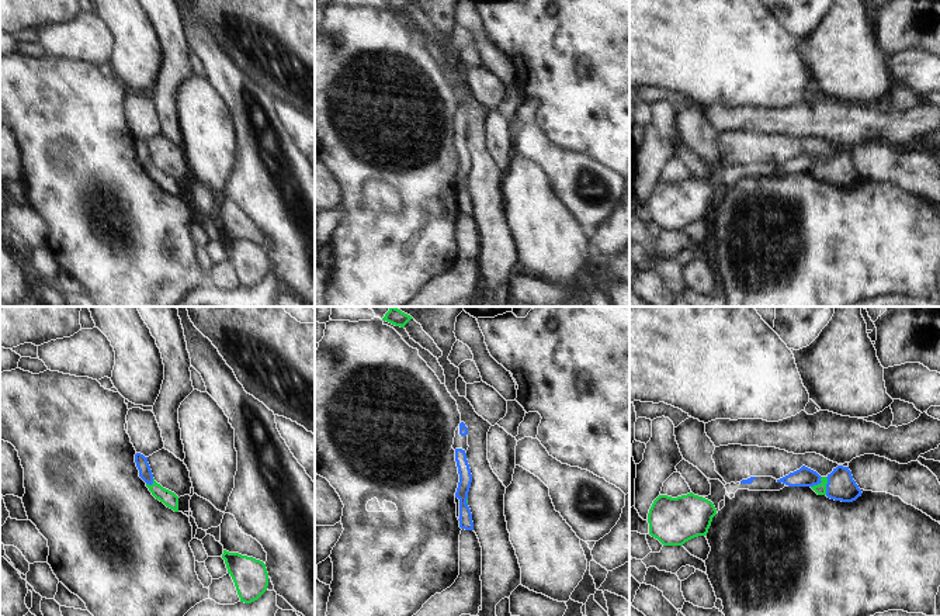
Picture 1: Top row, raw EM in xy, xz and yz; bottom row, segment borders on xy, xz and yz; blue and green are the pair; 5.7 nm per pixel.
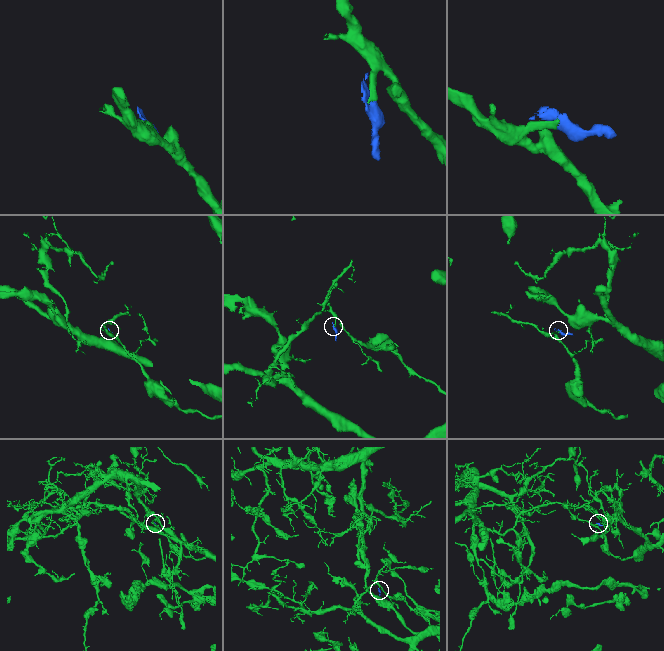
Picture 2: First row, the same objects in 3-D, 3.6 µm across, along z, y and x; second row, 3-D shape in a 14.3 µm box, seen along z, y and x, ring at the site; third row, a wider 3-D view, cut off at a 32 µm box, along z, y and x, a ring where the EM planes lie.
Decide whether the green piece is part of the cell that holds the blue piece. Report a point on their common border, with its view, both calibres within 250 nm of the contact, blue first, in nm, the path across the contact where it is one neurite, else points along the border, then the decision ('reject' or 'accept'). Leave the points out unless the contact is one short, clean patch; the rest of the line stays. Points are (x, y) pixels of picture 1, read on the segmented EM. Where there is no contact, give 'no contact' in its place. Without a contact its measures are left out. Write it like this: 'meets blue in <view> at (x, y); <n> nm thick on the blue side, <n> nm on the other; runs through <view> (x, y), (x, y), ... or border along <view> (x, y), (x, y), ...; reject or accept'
meets blue in yz at (826, 485); 160 nm thick on the blue side, 60 nm on the other; runs through yz (840, 485), (826, 485), (821, 488); accept

